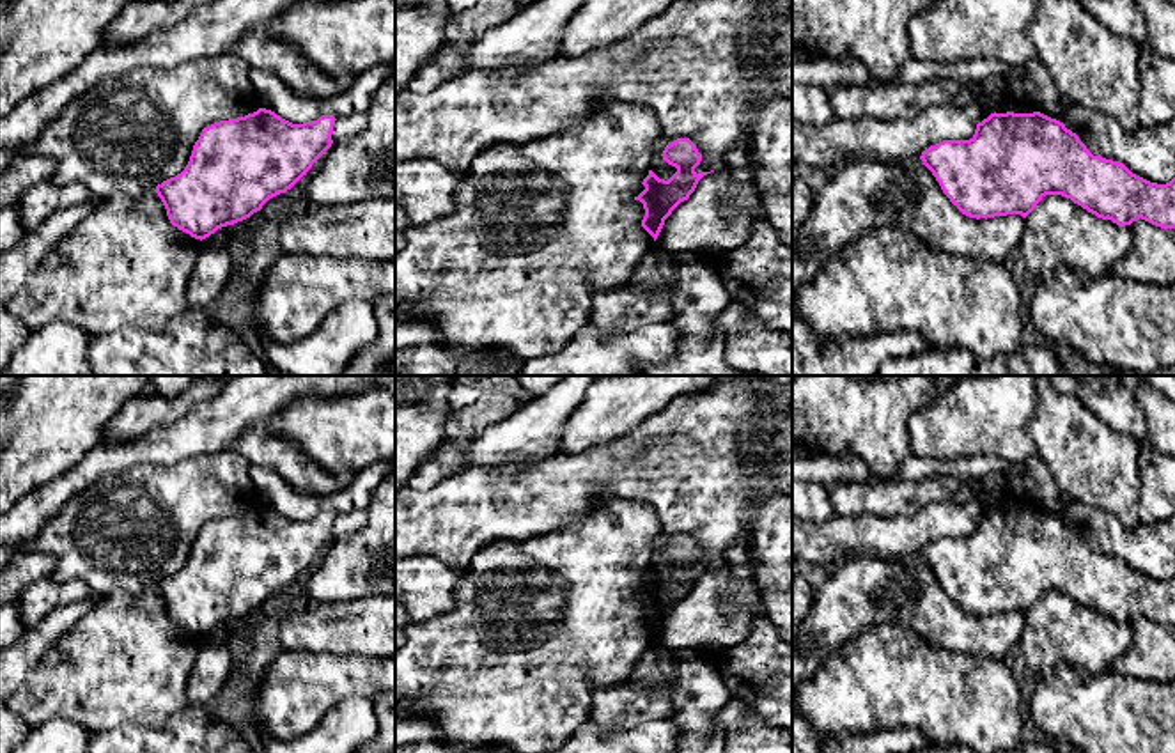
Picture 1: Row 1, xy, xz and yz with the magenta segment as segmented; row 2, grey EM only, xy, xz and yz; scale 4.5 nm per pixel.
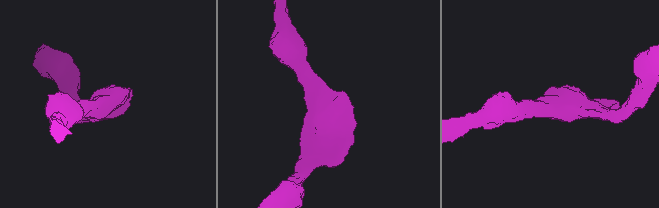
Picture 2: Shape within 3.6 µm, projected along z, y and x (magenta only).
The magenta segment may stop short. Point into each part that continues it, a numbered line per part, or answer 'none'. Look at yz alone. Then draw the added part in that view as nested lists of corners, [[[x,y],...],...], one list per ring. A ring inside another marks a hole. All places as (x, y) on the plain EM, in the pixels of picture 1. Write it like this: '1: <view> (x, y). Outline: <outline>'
none

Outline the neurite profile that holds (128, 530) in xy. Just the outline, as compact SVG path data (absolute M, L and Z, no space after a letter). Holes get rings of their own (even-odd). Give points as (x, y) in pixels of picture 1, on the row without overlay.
M234 450L202 454L170 466L136 464L105 475L71 496L25 551L55 558L53 581L83 581L94 597L117 590L140 594L181 571L204 524L261 505L248 478L250 462Z

